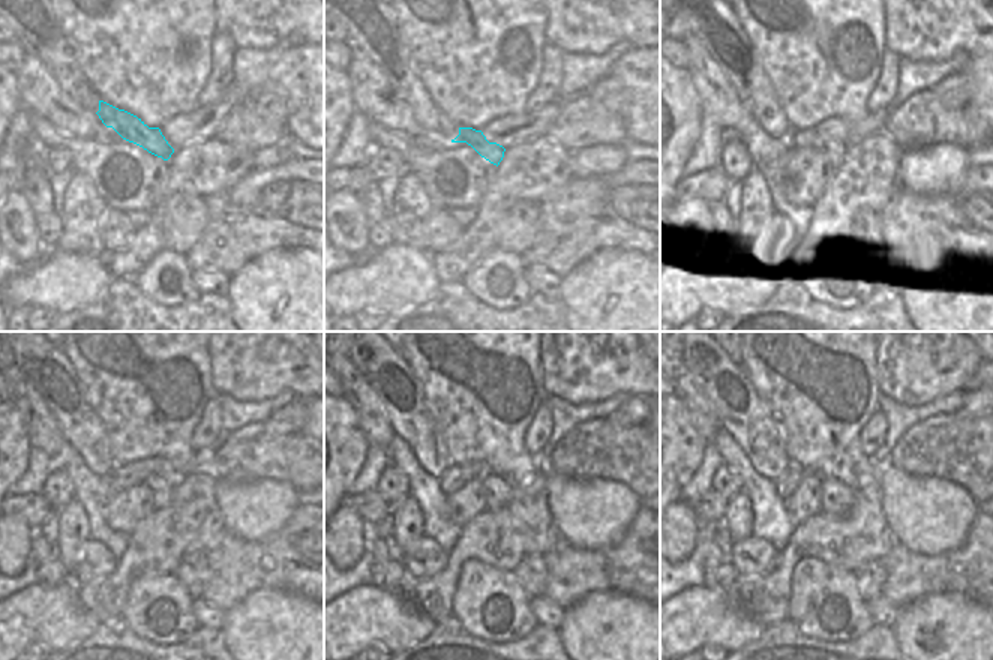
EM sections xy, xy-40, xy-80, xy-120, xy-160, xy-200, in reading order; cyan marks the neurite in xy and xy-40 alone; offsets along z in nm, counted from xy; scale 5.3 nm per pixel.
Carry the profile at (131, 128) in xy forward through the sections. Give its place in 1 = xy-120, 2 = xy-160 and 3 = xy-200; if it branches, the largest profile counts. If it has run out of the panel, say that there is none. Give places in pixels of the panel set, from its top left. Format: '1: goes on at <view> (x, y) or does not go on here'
1: goes on at xy-120 (161, 486)
2: goes on at xy-160 (498, 491)
3: goes on at xy-200 (837, 498)

